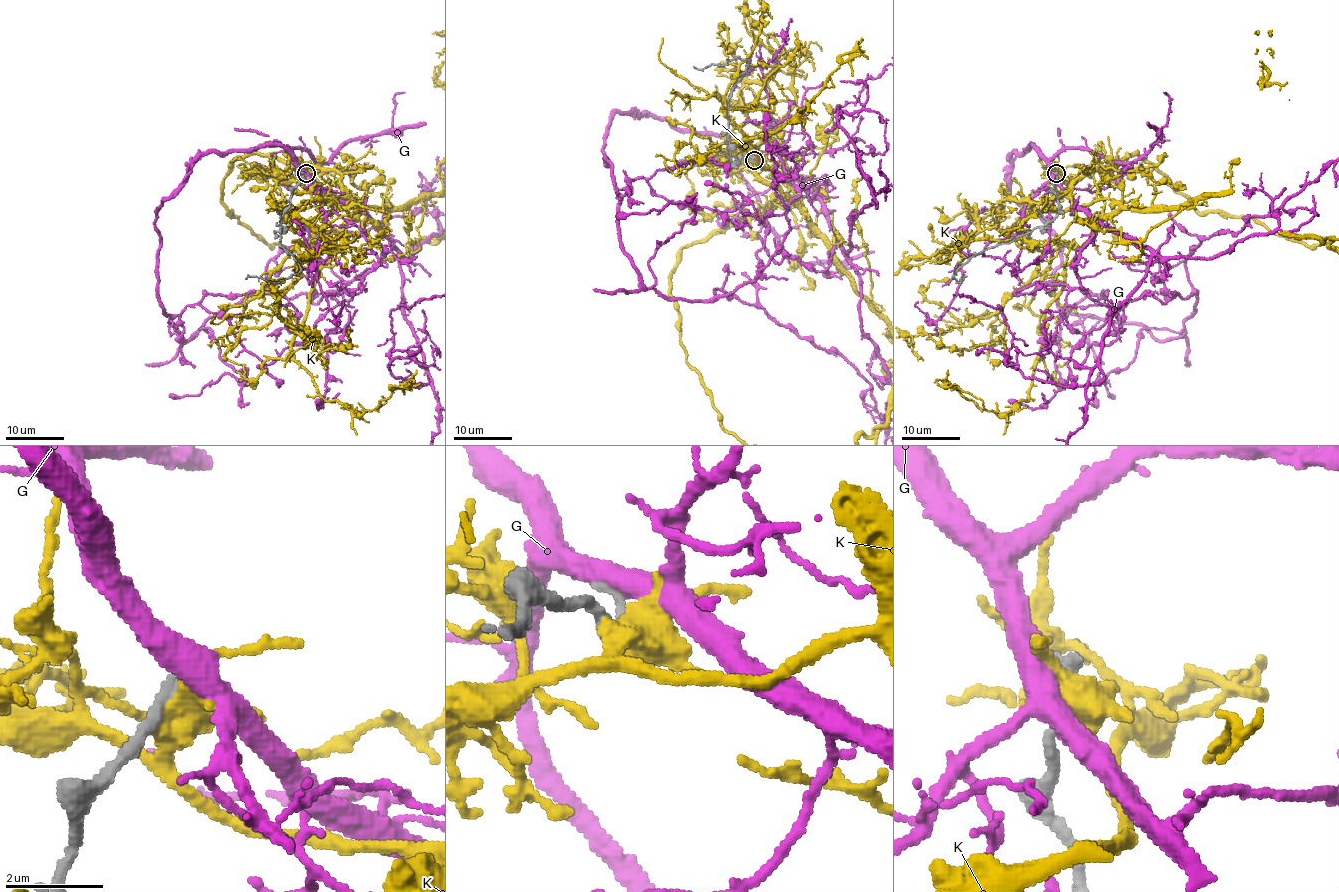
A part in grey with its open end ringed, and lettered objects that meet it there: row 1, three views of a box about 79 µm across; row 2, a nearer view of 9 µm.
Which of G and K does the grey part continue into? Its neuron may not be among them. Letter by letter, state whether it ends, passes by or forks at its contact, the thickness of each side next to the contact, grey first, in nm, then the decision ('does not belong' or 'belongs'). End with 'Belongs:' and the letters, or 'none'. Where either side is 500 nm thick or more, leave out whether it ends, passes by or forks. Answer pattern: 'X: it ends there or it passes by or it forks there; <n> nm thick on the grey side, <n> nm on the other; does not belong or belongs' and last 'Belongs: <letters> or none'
G: 280 nm thick on the grey side, 500 nm on the other; does not belong
K: it forks there; 280 nm thick on the grey side, 480 nm on the other; does not belong
Belongs: none

